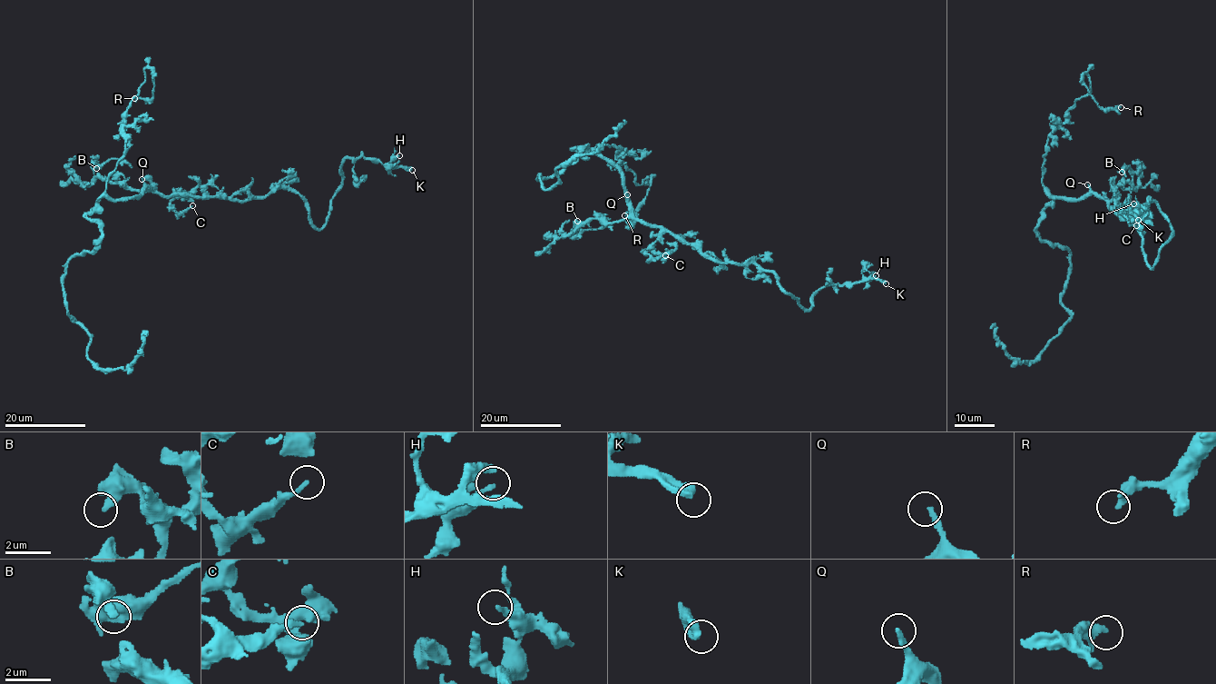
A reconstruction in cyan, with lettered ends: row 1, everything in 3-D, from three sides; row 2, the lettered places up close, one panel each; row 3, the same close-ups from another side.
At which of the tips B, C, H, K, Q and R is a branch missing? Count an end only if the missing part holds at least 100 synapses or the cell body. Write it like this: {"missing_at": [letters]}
{"missing_at": ["K", "Q"]}

